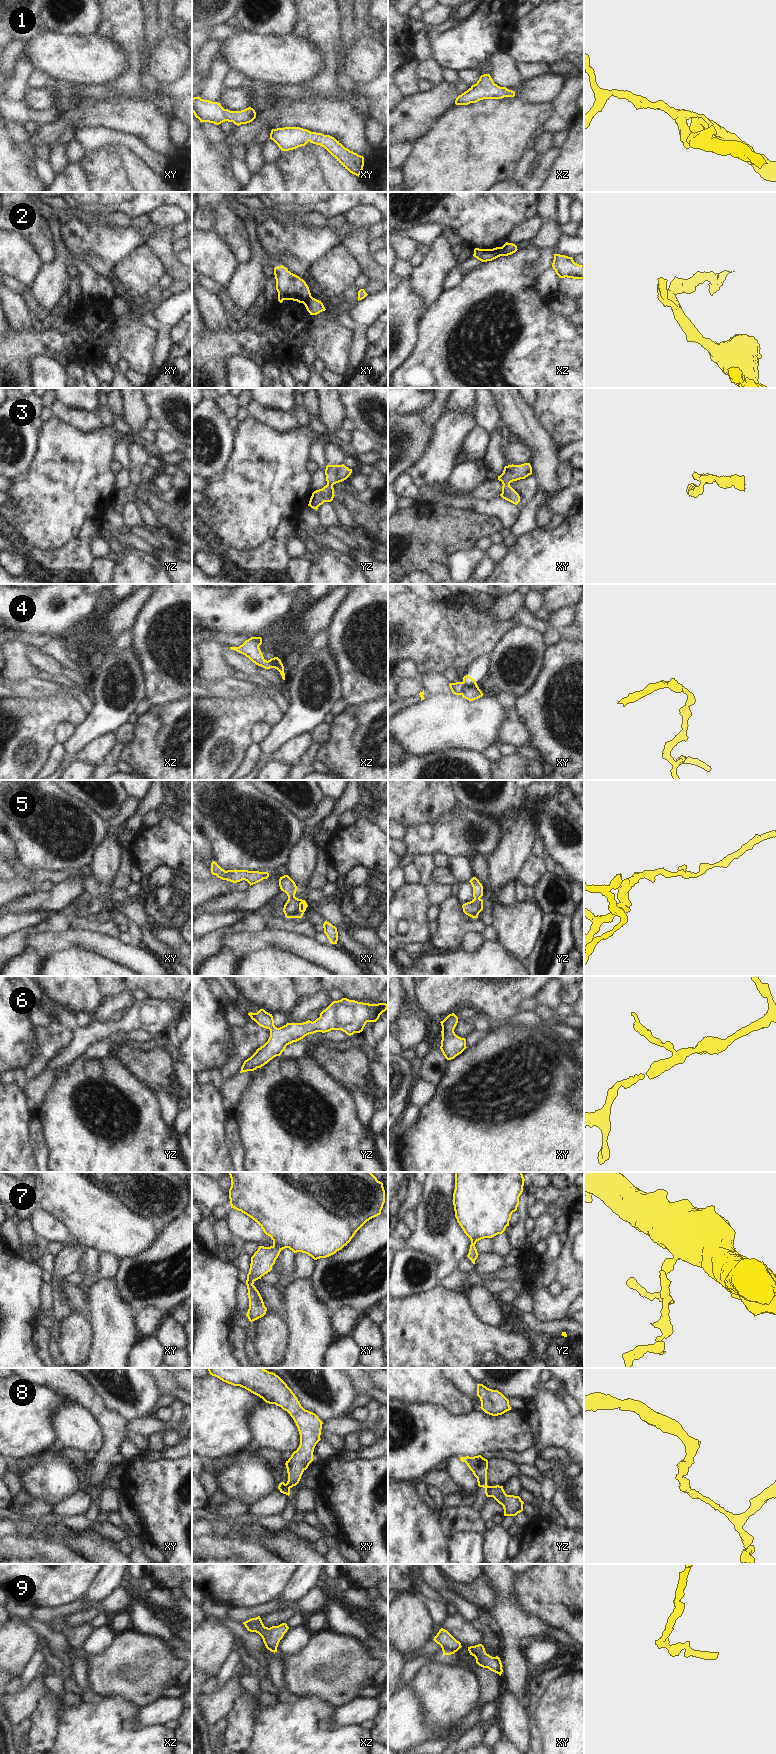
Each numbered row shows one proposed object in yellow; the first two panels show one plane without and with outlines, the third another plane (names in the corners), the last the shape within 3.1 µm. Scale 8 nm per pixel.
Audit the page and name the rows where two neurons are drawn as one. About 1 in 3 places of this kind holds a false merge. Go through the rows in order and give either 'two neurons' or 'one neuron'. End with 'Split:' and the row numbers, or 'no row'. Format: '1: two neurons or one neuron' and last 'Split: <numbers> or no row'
1: one neuron
2: two neurons
3: one neuron
4: two neurons
5: one neuron
6: one neuron
7: one neuron
8: two neurons
9: one neuron
Split: 2, 4, 8

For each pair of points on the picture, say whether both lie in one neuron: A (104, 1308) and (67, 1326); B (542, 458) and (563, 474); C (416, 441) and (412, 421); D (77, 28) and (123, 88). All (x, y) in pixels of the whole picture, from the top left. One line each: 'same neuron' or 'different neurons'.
A: different neurons
B: different neurons
C: same neuron
D: different neurons

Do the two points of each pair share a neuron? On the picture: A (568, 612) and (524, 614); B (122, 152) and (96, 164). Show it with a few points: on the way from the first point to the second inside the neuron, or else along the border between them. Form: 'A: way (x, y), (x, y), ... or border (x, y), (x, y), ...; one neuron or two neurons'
A: way (557, 620), (548, 624), (535, 624); one neuron
B: border (109, 145), (118, 156), (126, 176); two neurons

